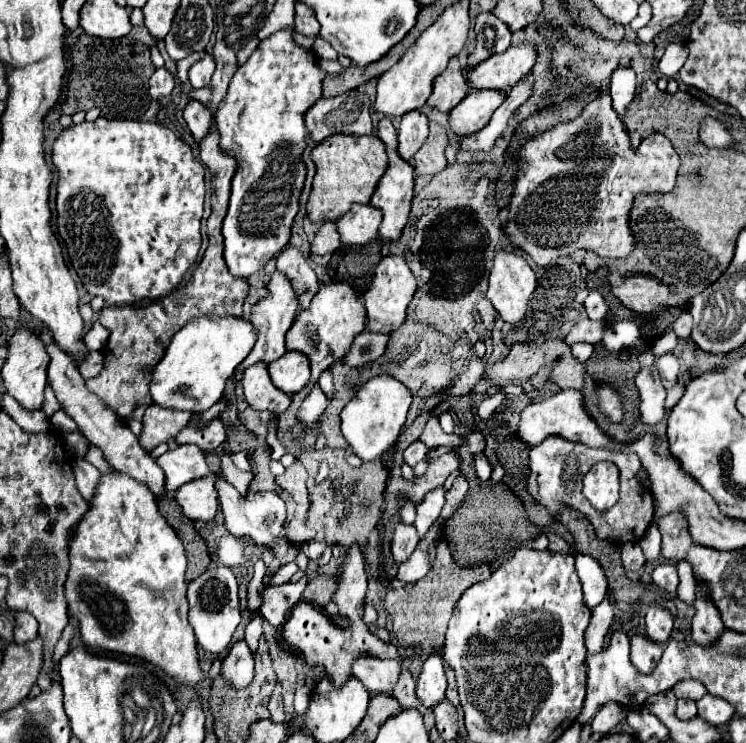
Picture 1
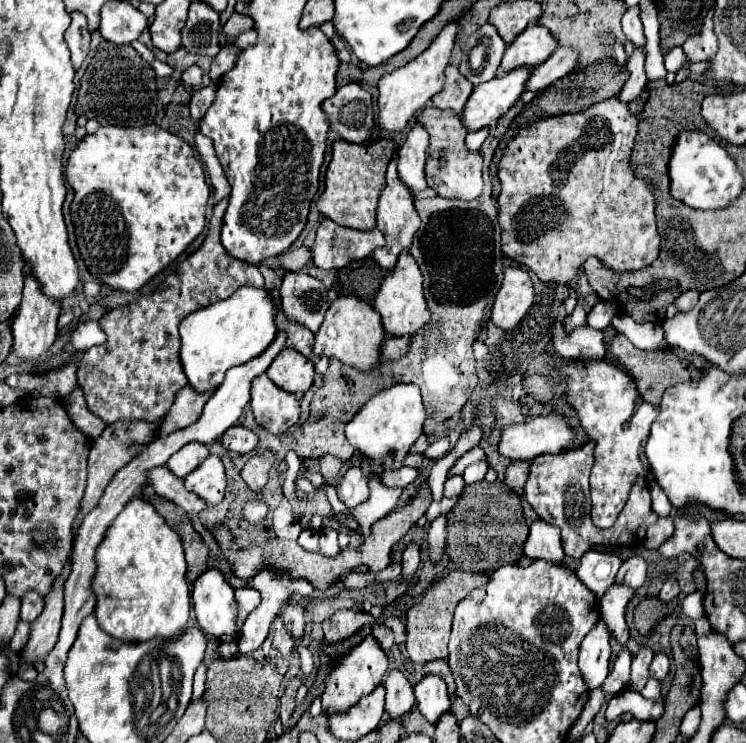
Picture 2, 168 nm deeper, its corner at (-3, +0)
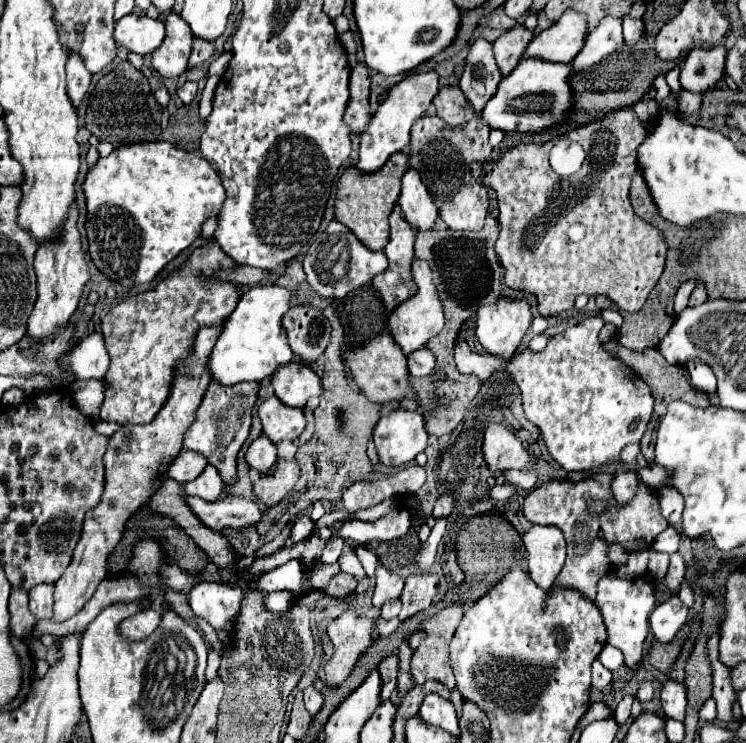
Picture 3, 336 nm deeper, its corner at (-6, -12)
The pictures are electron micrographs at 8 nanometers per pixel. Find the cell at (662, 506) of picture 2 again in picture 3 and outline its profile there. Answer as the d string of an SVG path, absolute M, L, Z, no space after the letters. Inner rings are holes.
M668 526L668 530L664 530L656 540L654 540L654 544L652 544L652 548L658 552L666 552L666 554L674 554L676 550L678 550L678 544L680 544L680 536L678 536L678 532L672 528L672 526Z

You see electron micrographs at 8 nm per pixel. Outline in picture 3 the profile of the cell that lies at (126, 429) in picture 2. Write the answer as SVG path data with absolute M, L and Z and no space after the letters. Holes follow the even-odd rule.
M202 326L196 332L192 352L178 362L172 388L164 408L154 416L148 424L126 424L122 426L108 444L108 452L104 456L106 466L106 490L104 500L92 512L88 512L84 520L84 532L80 544L74 550L74 558L66 568L64 576L54 584L54 620L66 620L74 616L96 592L98 584L106 578L106 560L118 540L122 538L126 522L138 512L138 508L146 506L152 496L152 486L158 476L166 474L170 462L180 454L184 432L196 418L196 410L212 382L212 374L208 372L210 352L222 332L222 326Z

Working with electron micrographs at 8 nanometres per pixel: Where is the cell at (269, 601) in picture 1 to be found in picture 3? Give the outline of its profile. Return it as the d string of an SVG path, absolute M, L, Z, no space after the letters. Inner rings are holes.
M308 686L308 688L304 690L304 704L306 704L306 710L308 710L312 716L316 716L318 710L322 708L322 704L324 704L322 692L318 692L314 686Z

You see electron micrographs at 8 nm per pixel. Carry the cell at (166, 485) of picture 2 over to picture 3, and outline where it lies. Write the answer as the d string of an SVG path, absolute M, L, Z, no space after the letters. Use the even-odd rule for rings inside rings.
M222 494L216 502L208 502L202 498L192 498L186 496L188 506L192 508L192 512L196 512L196 516L200 520L204 520L206 526L210 526L212 530L246 530L252 528L254 524L260 522L260 508L248 500L248 498L240 498L240 496L232 496L232 494Z

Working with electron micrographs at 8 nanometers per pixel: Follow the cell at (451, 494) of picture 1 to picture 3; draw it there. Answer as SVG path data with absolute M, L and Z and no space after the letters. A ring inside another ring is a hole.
M440 496L440 498L436 500L436 504L434 504L432 516L434 516L434 518L448 518L450 512L452 512L454 500L456 500L454 496Z

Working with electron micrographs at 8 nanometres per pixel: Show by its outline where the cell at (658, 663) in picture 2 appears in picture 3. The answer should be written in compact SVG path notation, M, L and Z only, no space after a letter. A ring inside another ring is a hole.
M668 680L666 684L662 684L660 700L662 700L664 716L684 722L684 716L686 716L686 688L682 684L678 684L674 680Z

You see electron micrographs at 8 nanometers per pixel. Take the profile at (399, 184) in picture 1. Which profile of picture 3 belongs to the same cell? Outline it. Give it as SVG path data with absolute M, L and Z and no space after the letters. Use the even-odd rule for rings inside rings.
M396 206L390 216L390 228L390 242L384 248L390 266L372 282L386 306L386 314L390 314L400 302L414 296L418 288L410 272L414 260L416 230L402 218L400 206Z

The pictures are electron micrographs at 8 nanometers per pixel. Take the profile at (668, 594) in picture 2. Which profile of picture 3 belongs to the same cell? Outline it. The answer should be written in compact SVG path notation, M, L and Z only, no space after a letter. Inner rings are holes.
M672 596L664 604L660 604L650 614L650 628L656 640L662 644L670 644L678 634L678 630L686 624L686 616L688 616L688 608L680 602L678 596Z

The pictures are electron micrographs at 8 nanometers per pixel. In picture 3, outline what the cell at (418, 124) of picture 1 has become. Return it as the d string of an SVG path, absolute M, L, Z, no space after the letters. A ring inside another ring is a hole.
M408 168L408 172L402 178L402 194L398 200L402 208L402 216L406 222L410 222L416 230L432 230L438 218L436 204L428 196L428 190L424 190L424 184L420 180L420 174L416 170Z

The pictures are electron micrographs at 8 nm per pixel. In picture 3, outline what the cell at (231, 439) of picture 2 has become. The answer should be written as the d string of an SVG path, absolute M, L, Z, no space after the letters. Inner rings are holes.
M258 436L246 450L246 460L248 460L250 468L266 474L274 468L276 460L278 460L278 450L266 436Z

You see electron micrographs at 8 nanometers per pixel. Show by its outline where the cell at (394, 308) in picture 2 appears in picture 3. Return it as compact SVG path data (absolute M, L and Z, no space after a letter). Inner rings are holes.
M414 260L412 264L412 276L418 284L418 292L416 296L412 296L412 300L406 300L404 304L400 304L400 308L396 308L396 312L392 312L392 316L388 316L388 330L392 334L392 338L396 340L396 344L402 348L402 352L408 356L414 350L426 346L426 342L436 336L442 326L444 326L444 312L442 312L442 302L440 296L436 292L436 286L432 282L432 270L430 264L426 260Z

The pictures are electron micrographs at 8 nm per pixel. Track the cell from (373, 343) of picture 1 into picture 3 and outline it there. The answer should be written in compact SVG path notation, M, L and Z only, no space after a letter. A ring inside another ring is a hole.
M420 348L408 356L410 376L428 376L436 366L436 356L430 348Z

